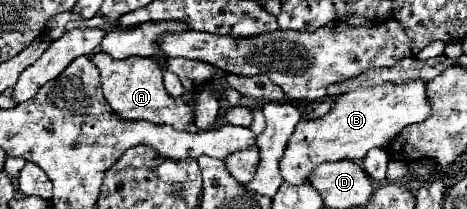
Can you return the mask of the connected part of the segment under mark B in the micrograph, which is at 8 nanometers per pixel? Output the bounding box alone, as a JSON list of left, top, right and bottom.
[281,80,429,184]

